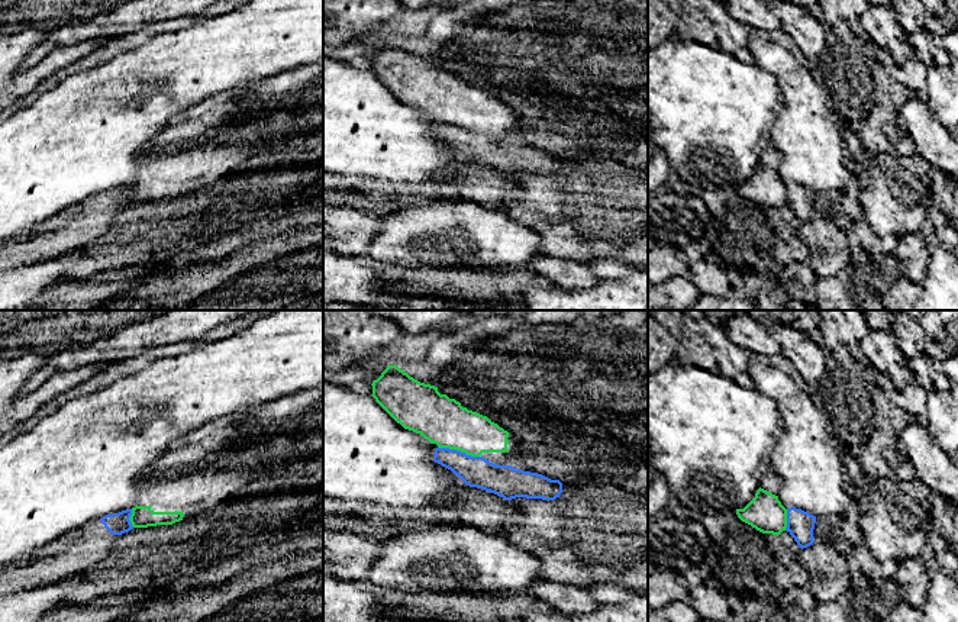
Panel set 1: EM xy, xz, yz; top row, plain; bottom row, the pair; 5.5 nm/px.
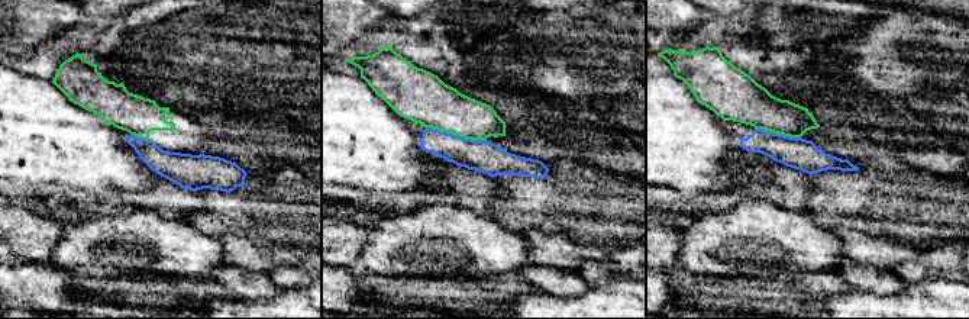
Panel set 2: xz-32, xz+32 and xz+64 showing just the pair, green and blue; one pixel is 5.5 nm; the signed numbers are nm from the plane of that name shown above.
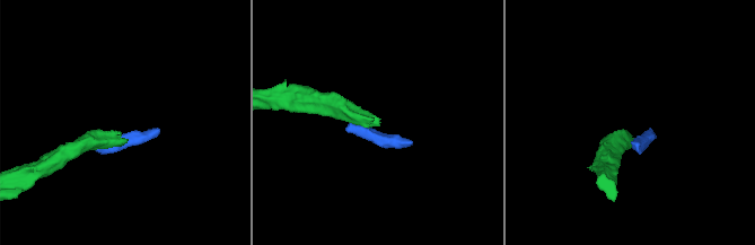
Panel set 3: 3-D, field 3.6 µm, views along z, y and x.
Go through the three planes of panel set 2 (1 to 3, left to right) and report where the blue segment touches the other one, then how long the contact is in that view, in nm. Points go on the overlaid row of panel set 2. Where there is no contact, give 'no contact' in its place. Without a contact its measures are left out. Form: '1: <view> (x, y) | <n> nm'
1: xz-32 (141, 138) | 120 nm
2: xz+32 (455, 134) | 340 nm
3: xz+64 (778, 132) | 260 nm

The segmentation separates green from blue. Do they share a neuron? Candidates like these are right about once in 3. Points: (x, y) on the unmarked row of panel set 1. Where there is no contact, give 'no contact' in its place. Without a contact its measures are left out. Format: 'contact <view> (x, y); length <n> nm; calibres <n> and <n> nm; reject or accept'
contact xz (458, 125); length 240 nm; calibres 260 and 180 nm; reject

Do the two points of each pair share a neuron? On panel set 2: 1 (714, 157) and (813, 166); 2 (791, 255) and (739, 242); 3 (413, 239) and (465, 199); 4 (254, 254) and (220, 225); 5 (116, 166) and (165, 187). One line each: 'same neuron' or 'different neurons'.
1: different neurons
2: same neuron
3: different neurons
4: different neurons
5: different neurons

